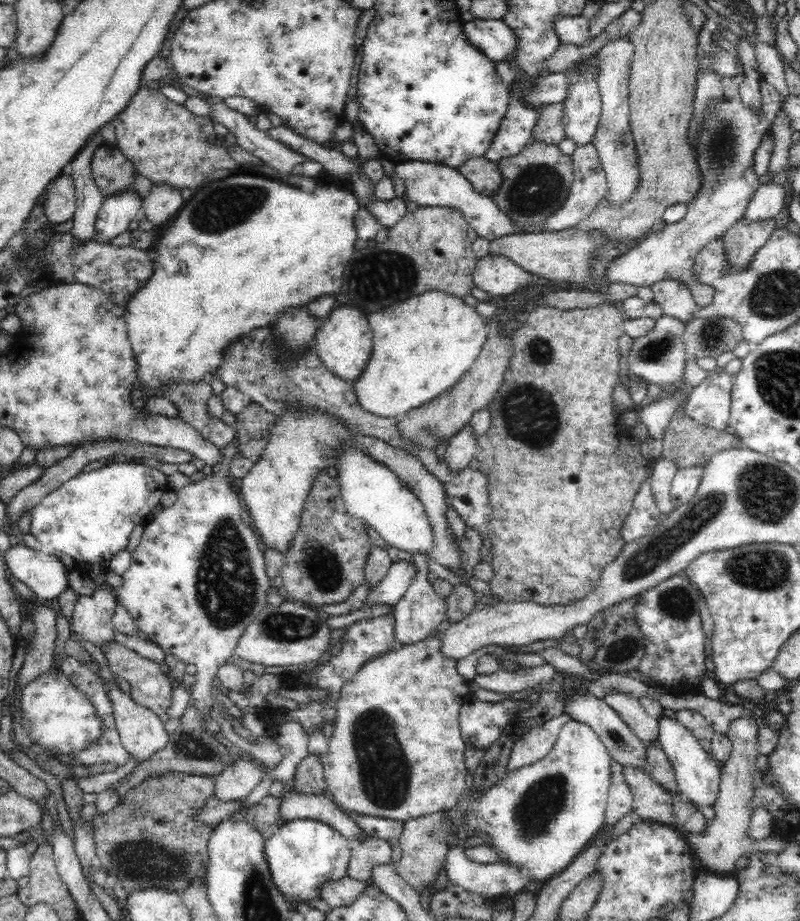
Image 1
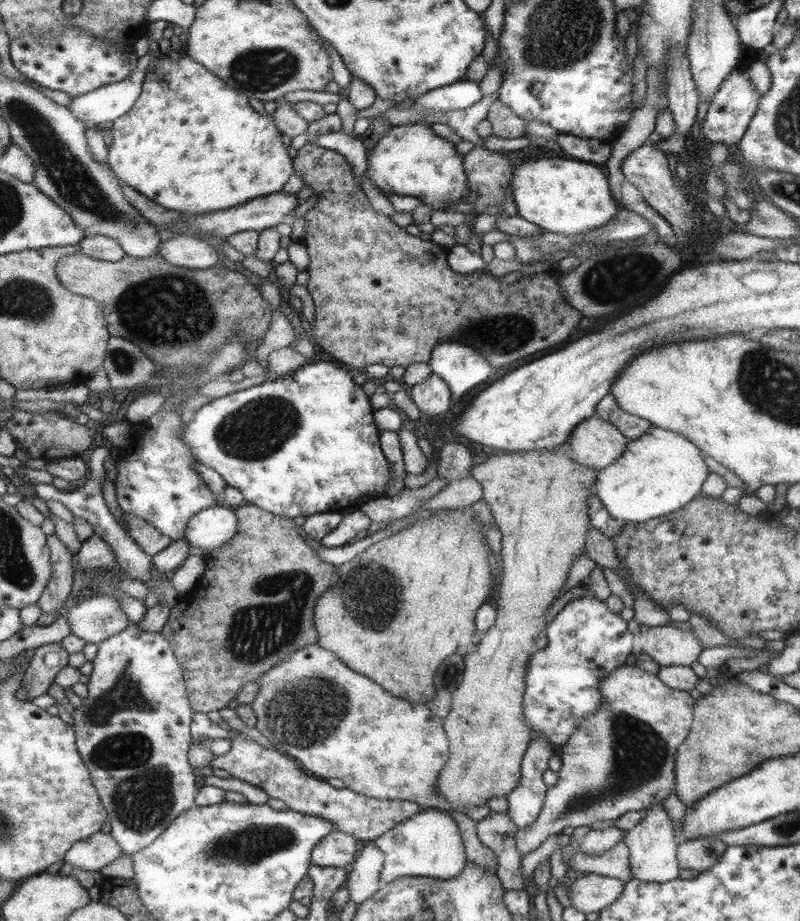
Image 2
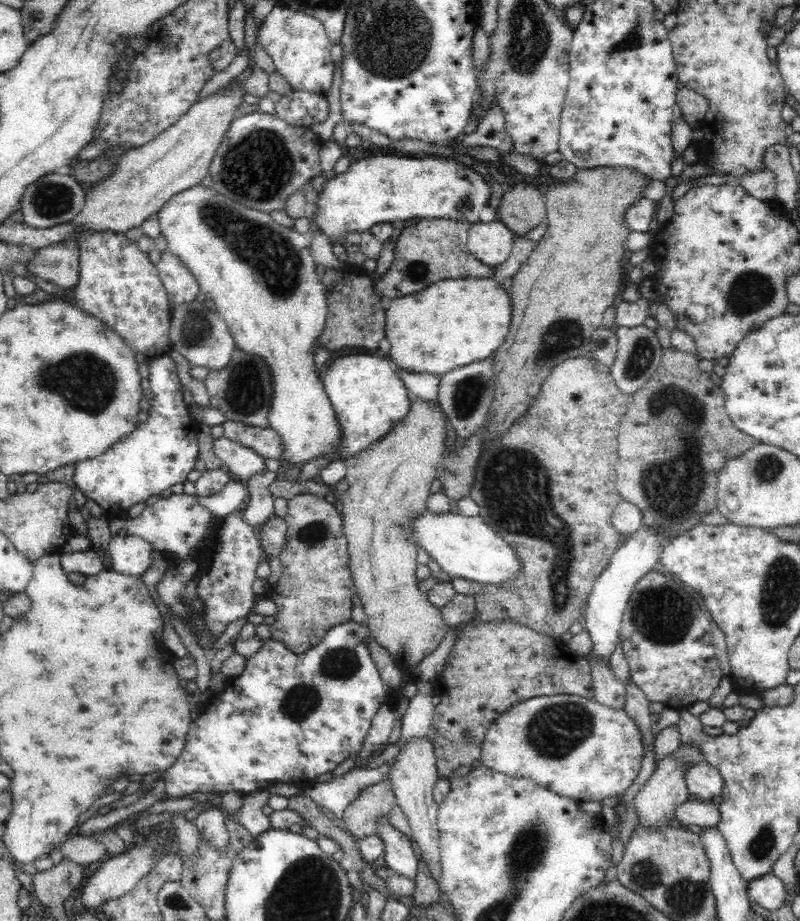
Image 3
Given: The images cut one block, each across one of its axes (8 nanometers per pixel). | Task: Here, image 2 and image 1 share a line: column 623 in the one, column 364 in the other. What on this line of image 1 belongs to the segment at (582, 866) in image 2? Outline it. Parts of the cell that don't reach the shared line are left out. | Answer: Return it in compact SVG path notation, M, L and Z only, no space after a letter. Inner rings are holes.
M368 838L364 844L354 844L348 864L348 876L356 882L368 882L372 866L392 862L392 854L394 848L388 840Z

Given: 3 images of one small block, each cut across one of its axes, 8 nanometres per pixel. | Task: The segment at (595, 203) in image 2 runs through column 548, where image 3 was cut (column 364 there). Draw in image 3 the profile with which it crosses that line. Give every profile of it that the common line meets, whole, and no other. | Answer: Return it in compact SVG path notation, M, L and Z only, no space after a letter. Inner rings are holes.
M372 156L350 164L348 172L324 184L316 202L314 226L332 242L348 232L370 232L376 224L394 224L398 220L454 220L480 222L480 212L490 206L490 186L486 178L456 160L438 160L422 156Z

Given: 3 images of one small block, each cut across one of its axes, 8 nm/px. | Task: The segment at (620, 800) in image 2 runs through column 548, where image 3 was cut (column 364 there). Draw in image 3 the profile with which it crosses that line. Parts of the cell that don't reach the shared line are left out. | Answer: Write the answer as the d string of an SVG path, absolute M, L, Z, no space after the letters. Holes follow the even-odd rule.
M386 776L382 782L372 784L370 788L364 788L352 800L352 804L348 804L340 824L348 834L364 840L364 838L374 836L378 832L376 818L390 814L390 810L396 804L398 802L396 802L396 796L392 790L392 782Z

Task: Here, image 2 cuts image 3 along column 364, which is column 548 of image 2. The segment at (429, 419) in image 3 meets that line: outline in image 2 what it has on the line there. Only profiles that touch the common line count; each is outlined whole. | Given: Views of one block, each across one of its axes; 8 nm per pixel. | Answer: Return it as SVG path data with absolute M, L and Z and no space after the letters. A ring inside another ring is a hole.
M569 442L539 452L501 452L469 470L473 480L481 484L481 500L489 506L495 526L501 532L501 580L497 618L493 626L481 634L475 650L463 656L463 680L457 690L451 692L451 712L443 718L443 728L449 738L449 760L441 768L437 794L449 802L451 812L467 814L469 806L483 806L489 798L505 798L521 782L521 760L531 742L531 728L523 716L523 678L533 652L537 652L535 638L547 630L549 622L545 622L545 614L559 598L575 558L585 556L585 538L591 526L587 518L587 498L593 496L589 490L597 482L597 470L577 464L569 454Z

